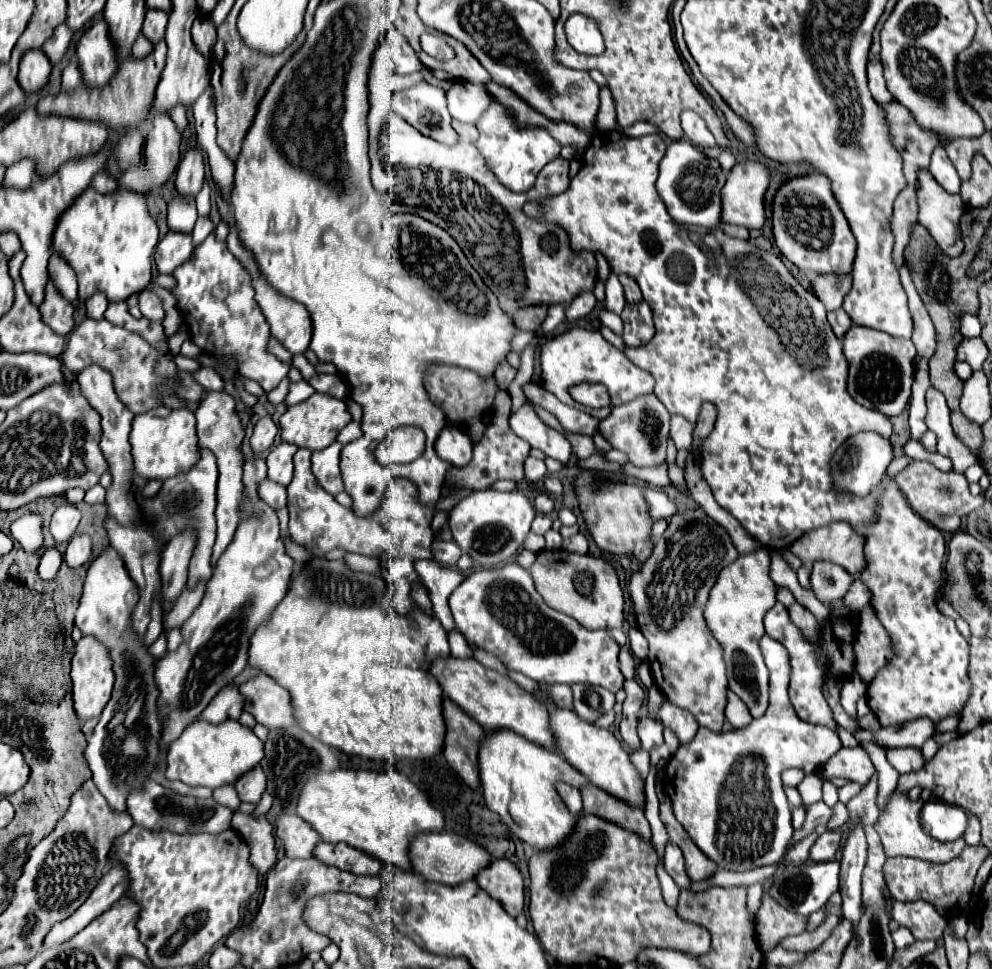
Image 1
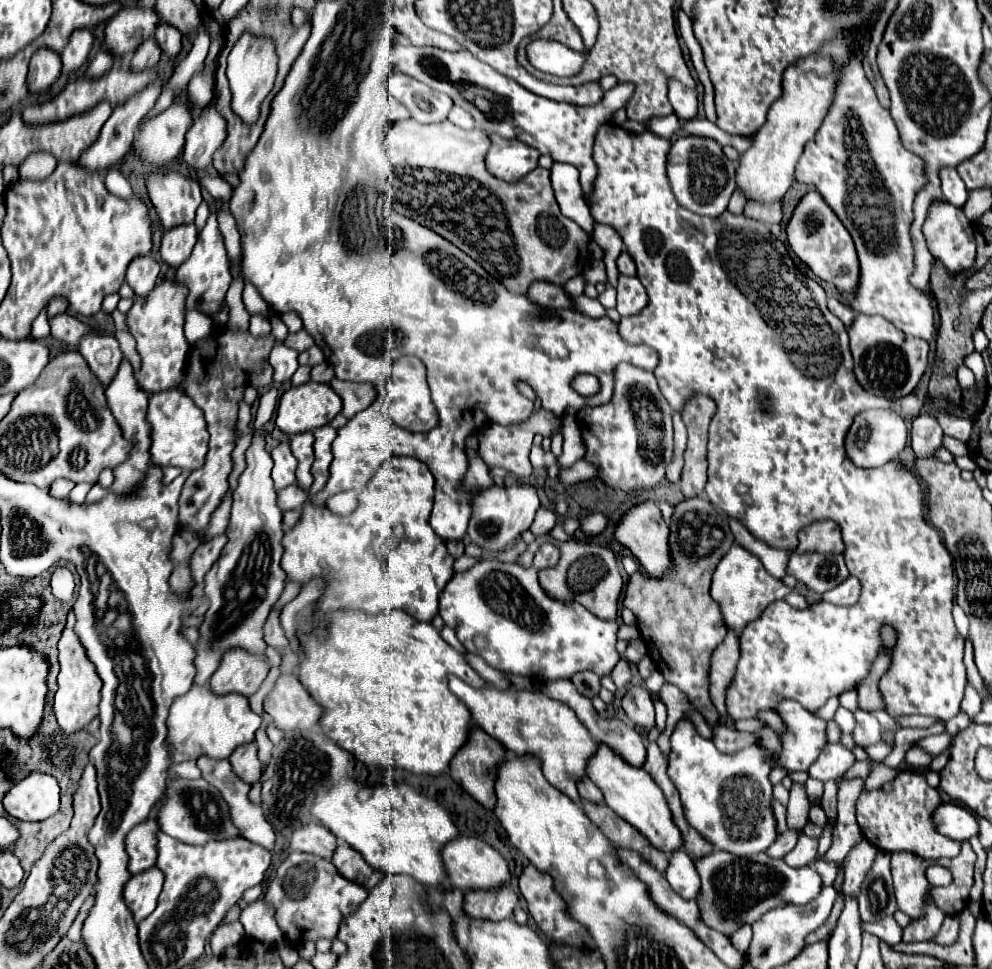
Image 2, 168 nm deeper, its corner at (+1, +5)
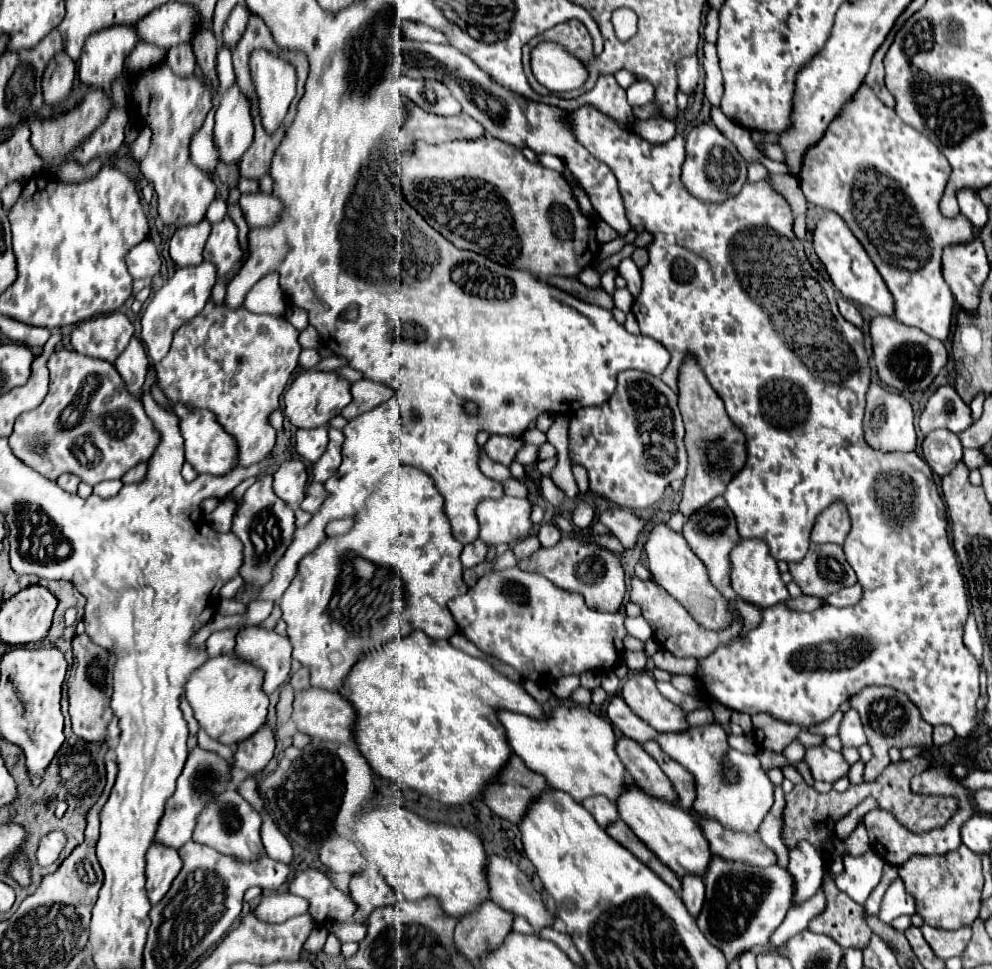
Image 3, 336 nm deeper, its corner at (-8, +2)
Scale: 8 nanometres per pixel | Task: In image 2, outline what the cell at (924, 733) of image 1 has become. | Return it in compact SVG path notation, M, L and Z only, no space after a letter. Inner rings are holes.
M854 710L854 718L856 718L856 726L852 730L852 738L856 746L864 748L868 744L880 742L880 724L874 714L868 714L864 710Z

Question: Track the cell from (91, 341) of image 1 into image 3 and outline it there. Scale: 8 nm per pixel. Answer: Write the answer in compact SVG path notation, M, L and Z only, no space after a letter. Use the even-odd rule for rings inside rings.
M203 261L197 267L177 269L175 275L159 291L153 293L153 297L147 303L143 317L141 317L141 325L143 325L141 339L153 361L161 361L165 357L165 353L169 351L173 333L177 333L177 329L181 325L185 325L185 321L191 321L193 317L197 317L197 313L201 313L201 309L205 307L205 303L211 295L213 285L215 285L215 265Z

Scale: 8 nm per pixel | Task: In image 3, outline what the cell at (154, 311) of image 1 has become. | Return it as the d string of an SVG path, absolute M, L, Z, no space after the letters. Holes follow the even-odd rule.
M145 239L143 243L135 245L127 253L125 261L129 267L129 275L133 279L145 279L145 277L153 279L161 269L161 257L159 257L159 251L151 239Z

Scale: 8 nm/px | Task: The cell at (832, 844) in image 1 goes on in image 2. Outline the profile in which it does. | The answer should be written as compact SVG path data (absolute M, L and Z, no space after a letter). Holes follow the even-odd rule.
M800 832L796 846L784 856L784 862L794 868L810 866L816 860L816 850L818 850L818 840L808 838L804 832Z

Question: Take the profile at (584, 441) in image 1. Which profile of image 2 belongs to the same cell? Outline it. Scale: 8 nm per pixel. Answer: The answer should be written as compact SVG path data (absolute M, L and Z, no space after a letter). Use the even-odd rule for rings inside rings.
M542 408L536 410L526 422L518 422L518 424L510 424L510 426L502 426L502 424L494 424L494 422L484 424L478 430L478 434L480 434L480 456L490 468L500 466L500 468L508 470L510 474L514 474L522 480L528 480L532 474L532 464L528 460L528 454L532 448L532 438L536 432L540 432L542 436L551 437L552 430L558 426L560 426L560 420L554 414L548 414L548 410L544 412Z

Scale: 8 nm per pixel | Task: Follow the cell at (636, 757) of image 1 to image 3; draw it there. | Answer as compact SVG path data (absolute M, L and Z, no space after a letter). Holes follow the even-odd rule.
M705 707L687 714L686 720L691 727L702 726L714 722L714 716L710 707Z

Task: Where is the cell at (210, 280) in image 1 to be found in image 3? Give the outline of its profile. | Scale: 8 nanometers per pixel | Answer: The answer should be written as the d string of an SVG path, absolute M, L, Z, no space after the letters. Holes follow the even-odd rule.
M227 215L223 221L215 223L211 235L205 243L203 259L217 267L217 279L233 277L243 263L243 251L237 243L237 225Z

